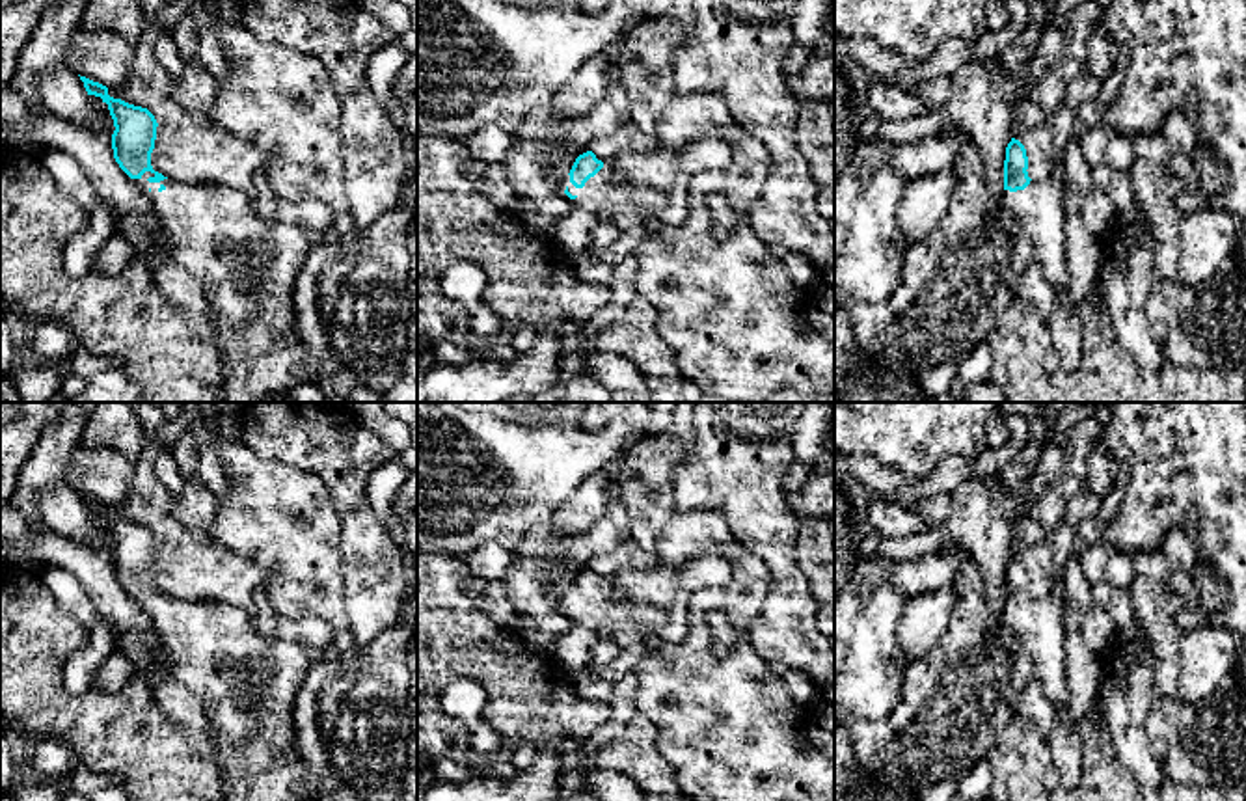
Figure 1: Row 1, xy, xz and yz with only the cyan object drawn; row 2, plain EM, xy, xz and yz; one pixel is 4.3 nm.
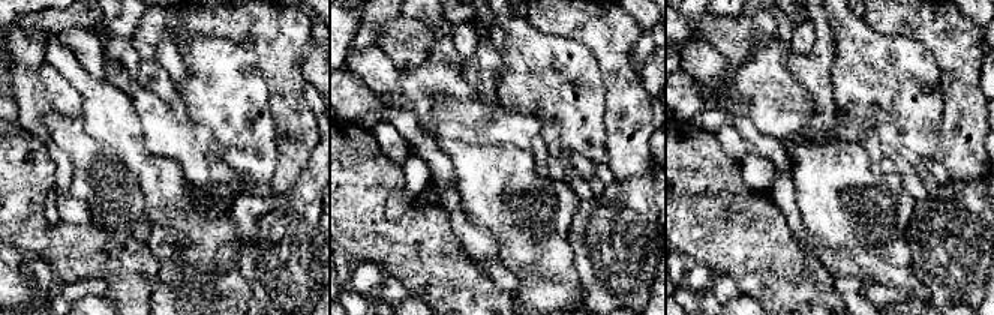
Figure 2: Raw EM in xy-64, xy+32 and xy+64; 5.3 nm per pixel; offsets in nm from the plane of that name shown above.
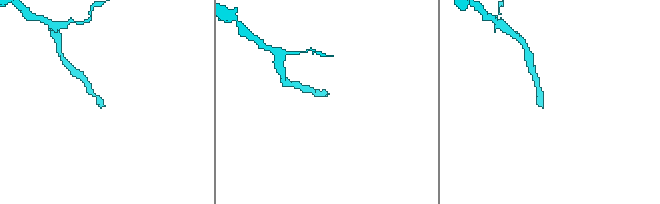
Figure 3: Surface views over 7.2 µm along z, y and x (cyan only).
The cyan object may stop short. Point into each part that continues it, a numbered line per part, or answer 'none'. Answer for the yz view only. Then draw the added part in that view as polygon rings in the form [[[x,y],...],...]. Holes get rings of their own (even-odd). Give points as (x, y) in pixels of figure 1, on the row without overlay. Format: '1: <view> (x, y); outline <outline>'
1: yz (1038, 624); outline [[[1060,591],[1030,598],[1024,607],[1002,609],[1004,622],[1019,635],[1028,652],[1036,680],[1056,713],[1067,708],[1067,631],[1062,622]]]

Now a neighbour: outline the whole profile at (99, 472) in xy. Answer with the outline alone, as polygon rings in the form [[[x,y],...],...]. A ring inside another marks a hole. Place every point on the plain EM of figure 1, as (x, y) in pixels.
[[[76,443],[65,482],[106,505],[119,505],[129,494],[134,466],[114,447]]]

